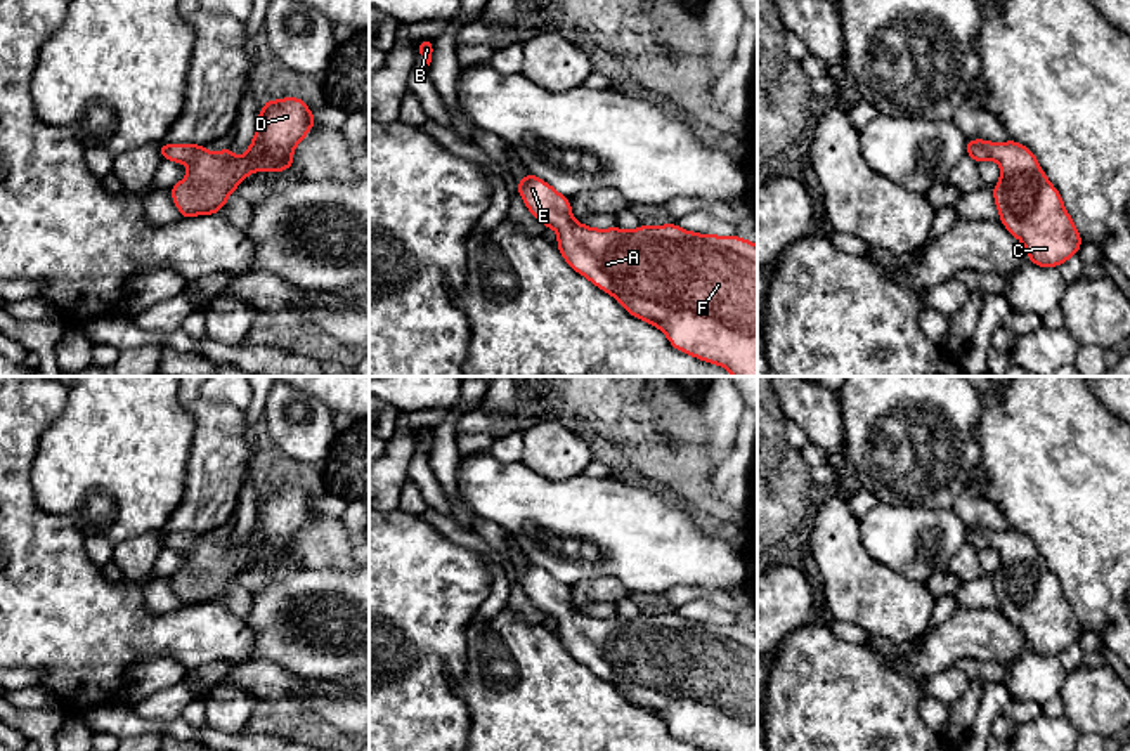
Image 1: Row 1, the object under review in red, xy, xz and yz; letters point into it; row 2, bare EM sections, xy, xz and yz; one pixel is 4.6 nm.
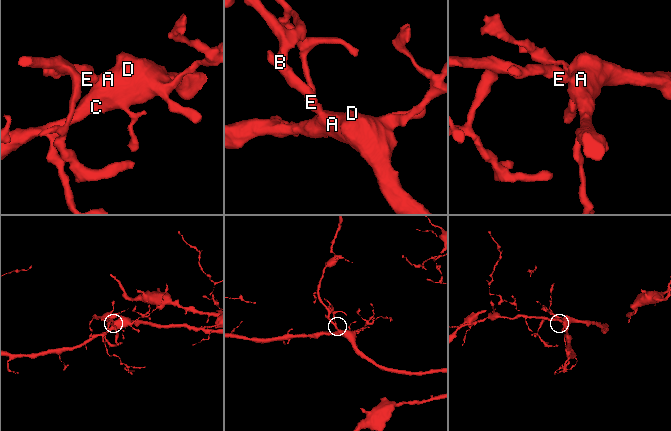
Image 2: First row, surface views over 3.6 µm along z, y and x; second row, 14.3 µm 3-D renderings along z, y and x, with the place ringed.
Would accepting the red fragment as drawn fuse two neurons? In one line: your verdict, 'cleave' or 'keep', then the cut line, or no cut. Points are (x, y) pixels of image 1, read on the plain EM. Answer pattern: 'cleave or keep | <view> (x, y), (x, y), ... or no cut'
keep | no cut

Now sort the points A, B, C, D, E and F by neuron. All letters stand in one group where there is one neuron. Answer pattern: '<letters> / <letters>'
A B C D E F

